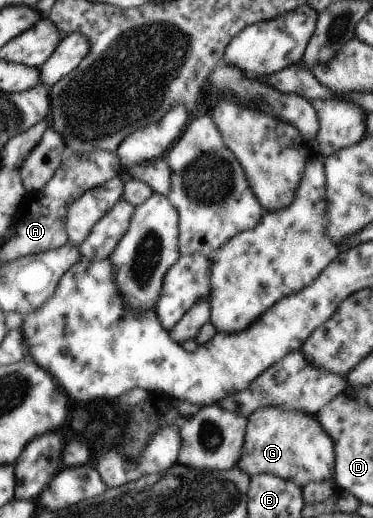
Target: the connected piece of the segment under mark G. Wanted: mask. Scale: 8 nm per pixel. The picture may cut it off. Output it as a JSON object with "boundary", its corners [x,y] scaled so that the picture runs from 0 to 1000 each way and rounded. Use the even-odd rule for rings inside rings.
{"boundary":[[[713,786],[670,801],[654,844],[654,865],[638,898],[673,921],[732,915],[783,929],[807,944],[834,931],[893,927],[898,869],[887,842],[855,820],[845,803],[751,786]]]}

